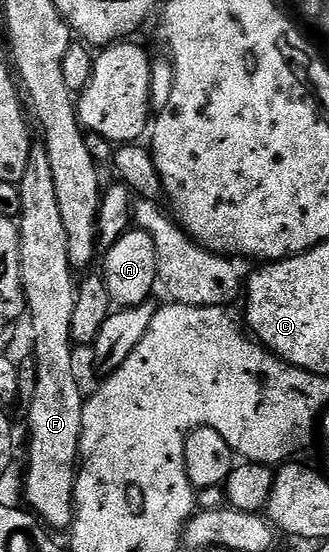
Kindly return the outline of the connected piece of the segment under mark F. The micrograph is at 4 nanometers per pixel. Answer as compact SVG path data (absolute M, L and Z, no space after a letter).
M32 145L29 164L25 168L25 176L21 176L17 184L17 193L23 301L36 340L33 355L35 395L26 407L31 443L27 446L27 479L23 482L23 494L27 497L26 505L44 527L67 532L75 521L75 479L81 458L79 445L83 435L85 393L79 387L79 378L75 375L75 354L71 351L77 278L69 260L69 240L65 236L65 224L61 224L57 187L53 184L46 146Z

